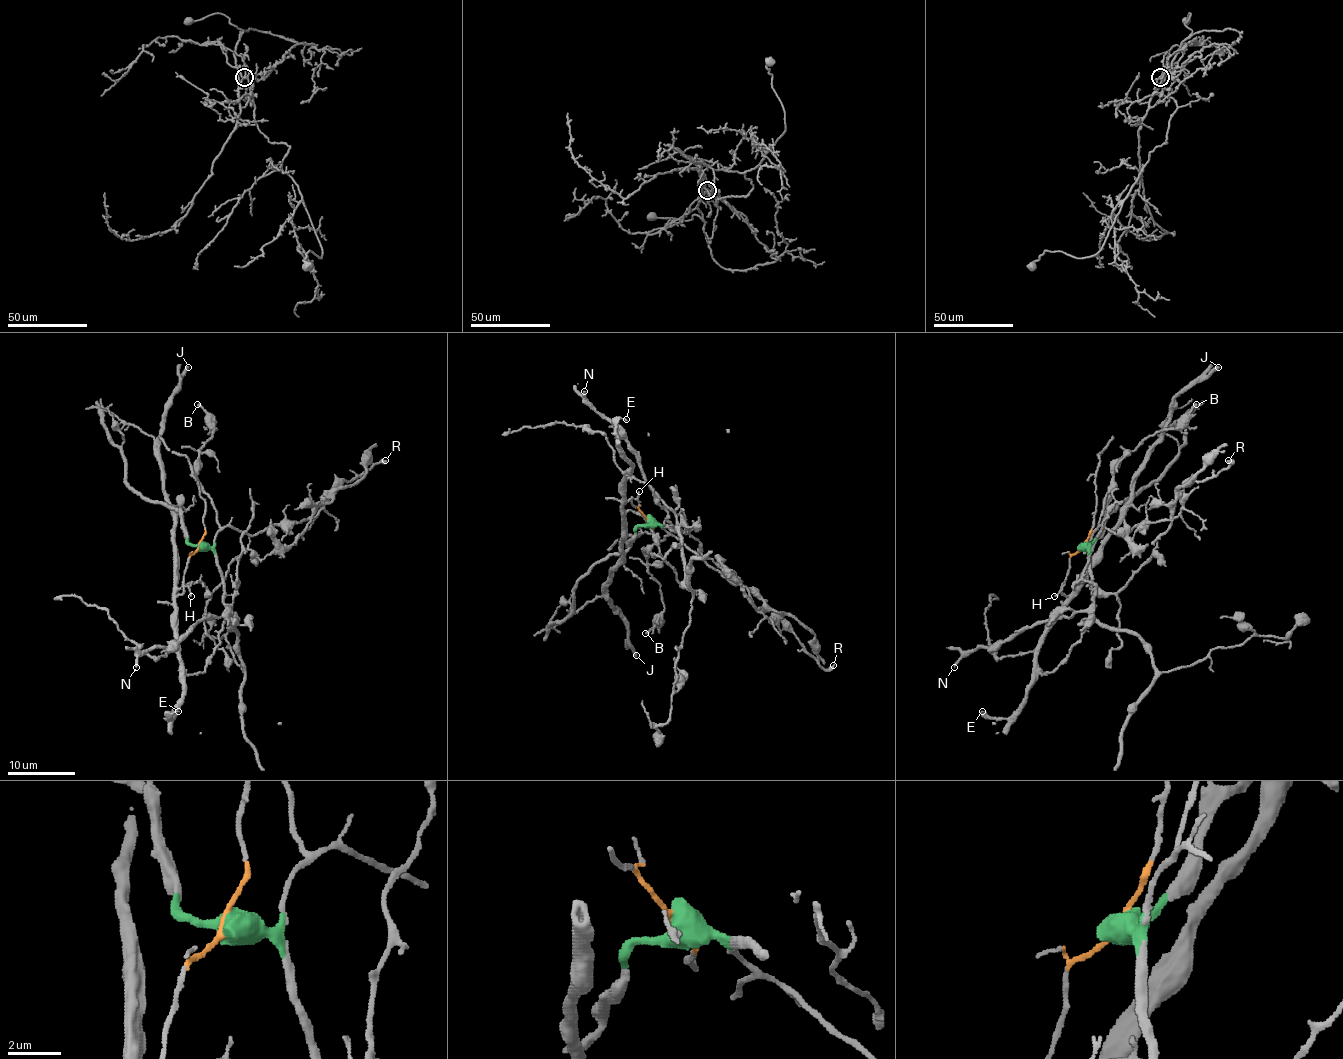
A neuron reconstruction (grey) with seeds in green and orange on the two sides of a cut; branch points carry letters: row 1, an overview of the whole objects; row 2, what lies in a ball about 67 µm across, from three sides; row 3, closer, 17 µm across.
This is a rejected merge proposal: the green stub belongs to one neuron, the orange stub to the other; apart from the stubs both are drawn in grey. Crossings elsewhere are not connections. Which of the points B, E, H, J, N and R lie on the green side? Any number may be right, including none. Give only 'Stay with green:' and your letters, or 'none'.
Stay with green: B, N, R

